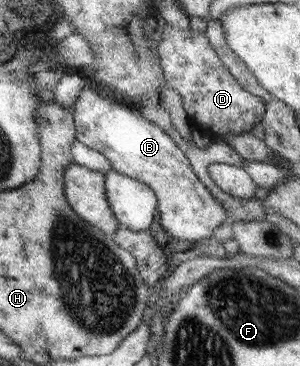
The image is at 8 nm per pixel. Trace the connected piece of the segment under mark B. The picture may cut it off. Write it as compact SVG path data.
M93 84L81 89L73 108L75 108L76 140L105 155L111 162L113 171L133 177L153 189L158 201L156 224L161 224L171 237L177 240L200 241L202 238L211 237L214 230L228 220L226 208L211 195L208 187L196 175L186 154L179 149L169 134L152 121L145 119L139 110L134 110L110 97Z

